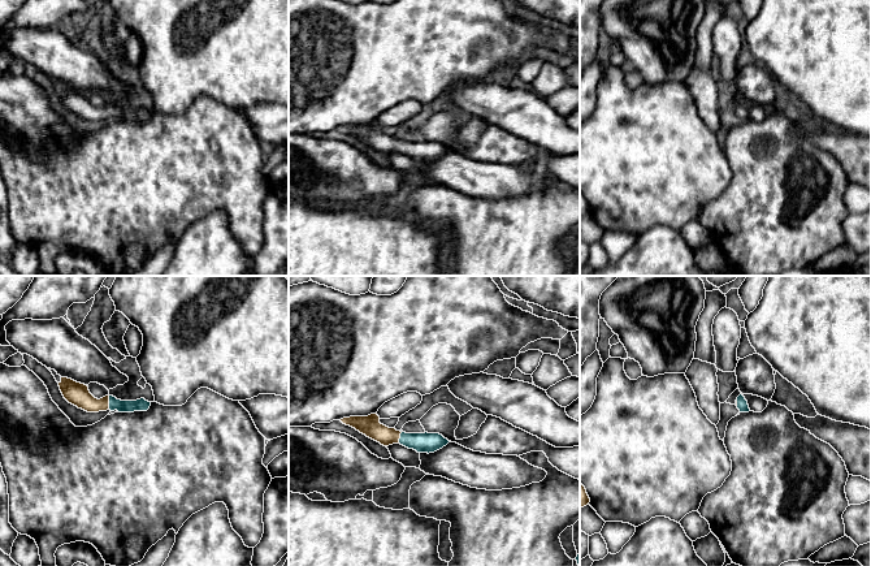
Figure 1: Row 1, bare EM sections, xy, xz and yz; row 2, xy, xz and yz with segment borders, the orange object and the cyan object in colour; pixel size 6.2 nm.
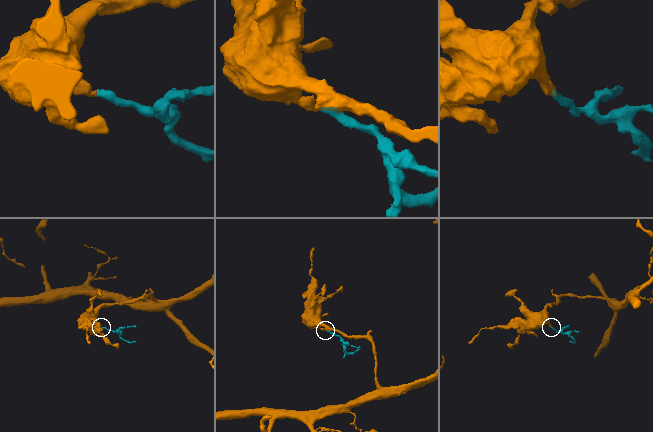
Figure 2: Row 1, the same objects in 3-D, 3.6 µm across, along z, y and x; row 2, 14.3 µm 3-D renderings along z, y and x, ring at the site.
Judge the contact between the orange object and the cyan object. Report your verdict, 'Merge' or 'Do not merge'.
Merge

